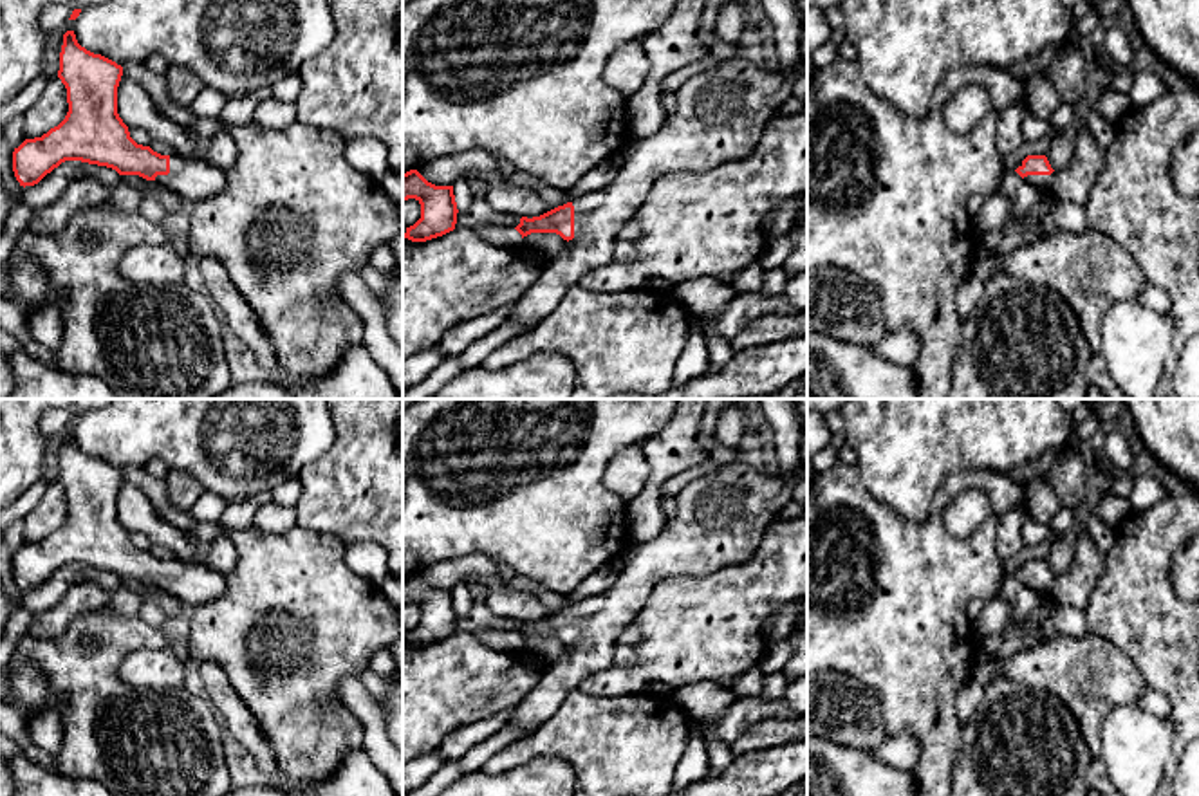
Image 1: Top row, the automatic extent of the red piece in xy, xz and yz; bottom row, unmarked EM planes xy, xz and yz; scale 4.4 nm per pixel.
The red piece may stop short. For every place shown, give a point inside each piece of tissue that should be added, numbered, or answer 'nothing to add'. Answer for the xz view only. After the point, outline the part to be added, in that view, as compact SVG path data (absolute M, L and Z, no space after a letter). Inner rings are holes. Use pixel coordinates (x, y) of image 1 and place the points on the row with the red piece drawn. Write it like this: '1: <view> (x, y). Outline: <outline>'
1: xz (721, 112). Outline: M735 56L688 79L663 128L627 146L616 179L572 200L574 238L549 258L507 319L524 330L534 327L587 273L614 262L616 236L634 220L655 179L748 157L804 72L802 58L793 70L764 72Z

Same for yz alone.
1: yz (1075, 183). Outline: M1082 130L1073 157L1064 170L1055 170L1051 175L1027 175L1024 180L1046 199L1085 206L1105 161L1105 150L1087 130Z

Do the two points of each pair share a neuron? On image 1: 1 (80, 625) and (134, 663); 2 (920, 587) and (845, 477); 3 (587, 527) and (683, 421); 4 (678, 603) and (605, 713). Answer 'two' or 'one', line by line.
1: two
2: one
3: two
4: two

